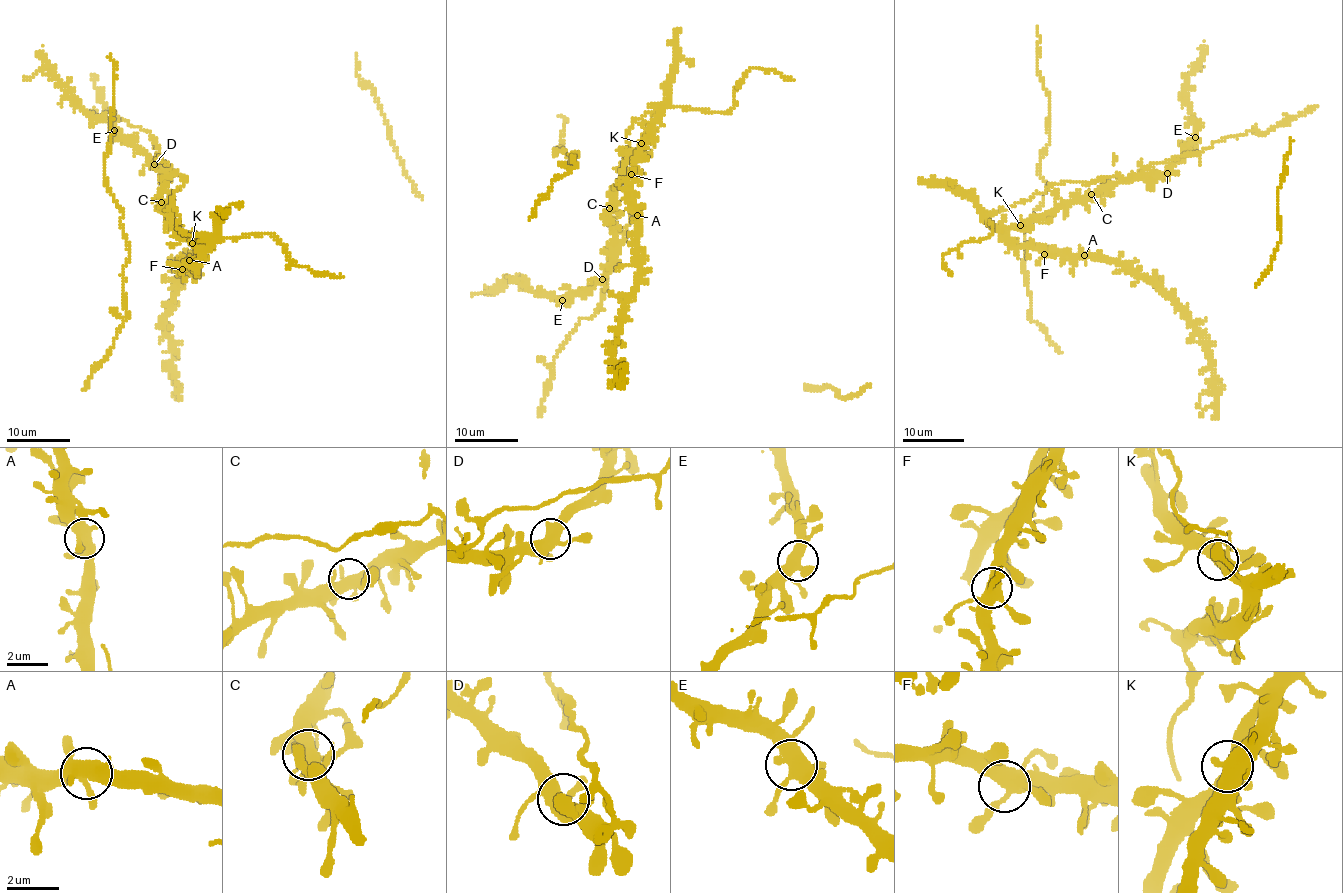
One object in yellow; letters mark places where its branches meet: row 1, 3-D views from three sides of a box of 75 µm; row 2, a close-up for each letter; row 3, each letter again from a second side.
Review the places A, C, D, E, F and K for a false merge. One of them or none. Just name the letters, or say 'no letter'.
no letter

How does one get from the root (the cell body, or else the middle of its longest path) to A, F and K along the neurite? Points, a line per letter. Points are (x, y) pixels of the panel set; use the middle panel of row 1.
A: (610, 221), (609, 208), (627, 158), (649, 130), (641, 144), (631, 179), (631, 209), (637, 215)
F: (610, 221), (609, 208), (627, 158), (641, 143), (643, 135), (650, 130), (641, 144), (631, 173)
K: (610, 221), (609, 208), (620, 174), (628, 155), (641, 143)

